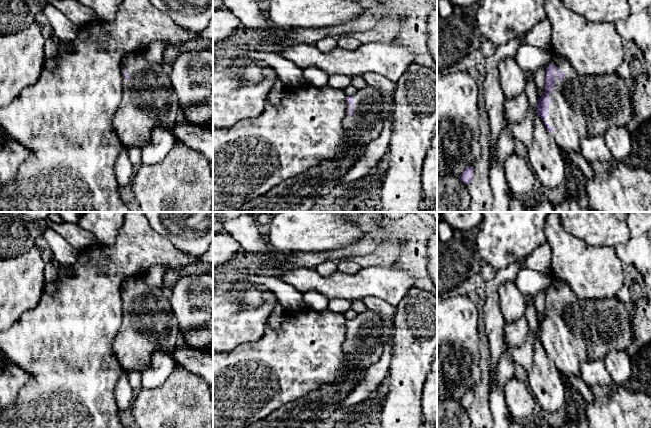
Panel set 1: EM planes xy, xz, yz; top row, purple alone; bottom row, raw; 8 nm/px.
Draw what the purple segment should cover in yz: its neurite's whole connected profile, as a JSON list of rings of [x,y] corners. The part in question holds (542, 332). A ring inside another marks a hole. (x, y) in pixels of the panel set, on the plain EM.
[[[557,280],[553,281],[546,293],[545,316],[538,322],[536,338],[541,341],[560,373],[580,378],[583,362],[603,360],[610,352],[626,350],[633,336],[632,317],[633,309],[628,309],[617,297],[598,300],[580,299],[563,280]]]

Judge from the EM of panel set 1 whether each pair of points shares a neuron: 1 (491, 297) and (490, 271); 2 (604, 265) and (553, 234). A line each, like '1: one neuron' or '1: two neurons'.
1: two neurons
2: one neuron

